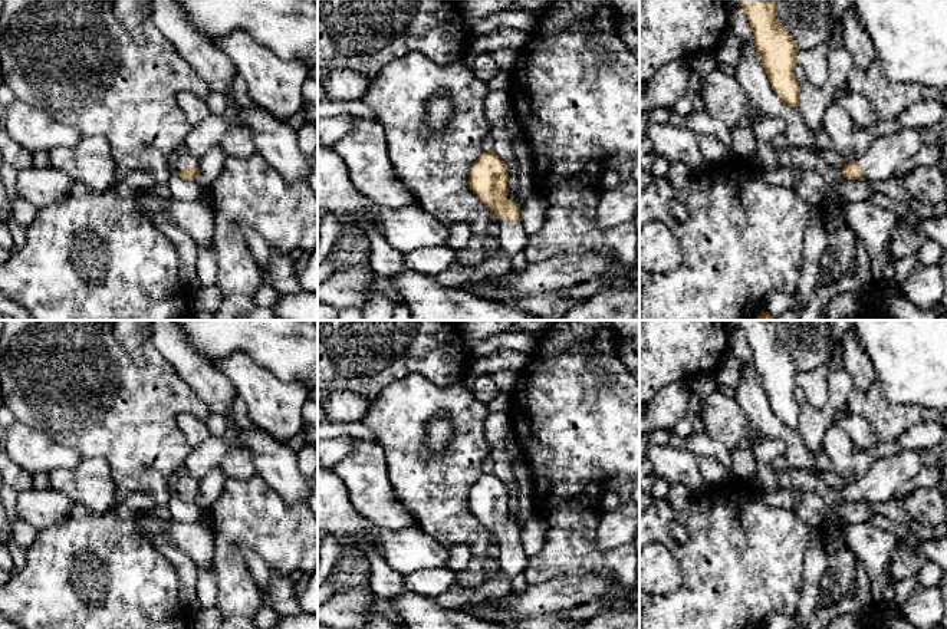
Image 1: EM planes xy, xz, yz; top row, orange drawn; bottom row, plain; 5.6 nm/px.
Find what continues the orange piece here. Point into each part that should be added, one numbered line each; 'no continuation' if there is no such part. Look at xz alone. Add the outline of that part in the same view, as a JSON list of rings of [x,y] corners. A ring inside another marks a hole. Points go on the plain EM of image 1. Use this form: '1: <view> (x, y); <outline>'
1: xz (512, 559); [[[497,541],[494,547],[500,570],[509,580],[522,574],[529,563],[529,557],[525,554],[520,543]]]

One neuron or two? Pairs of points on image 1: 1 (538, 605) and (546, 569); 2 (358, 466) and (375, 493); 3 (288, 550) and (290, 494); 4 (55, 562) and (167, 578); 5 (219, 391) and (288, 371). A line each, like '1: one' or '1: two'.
1: two
2: one
3: two
4: one
5: two

